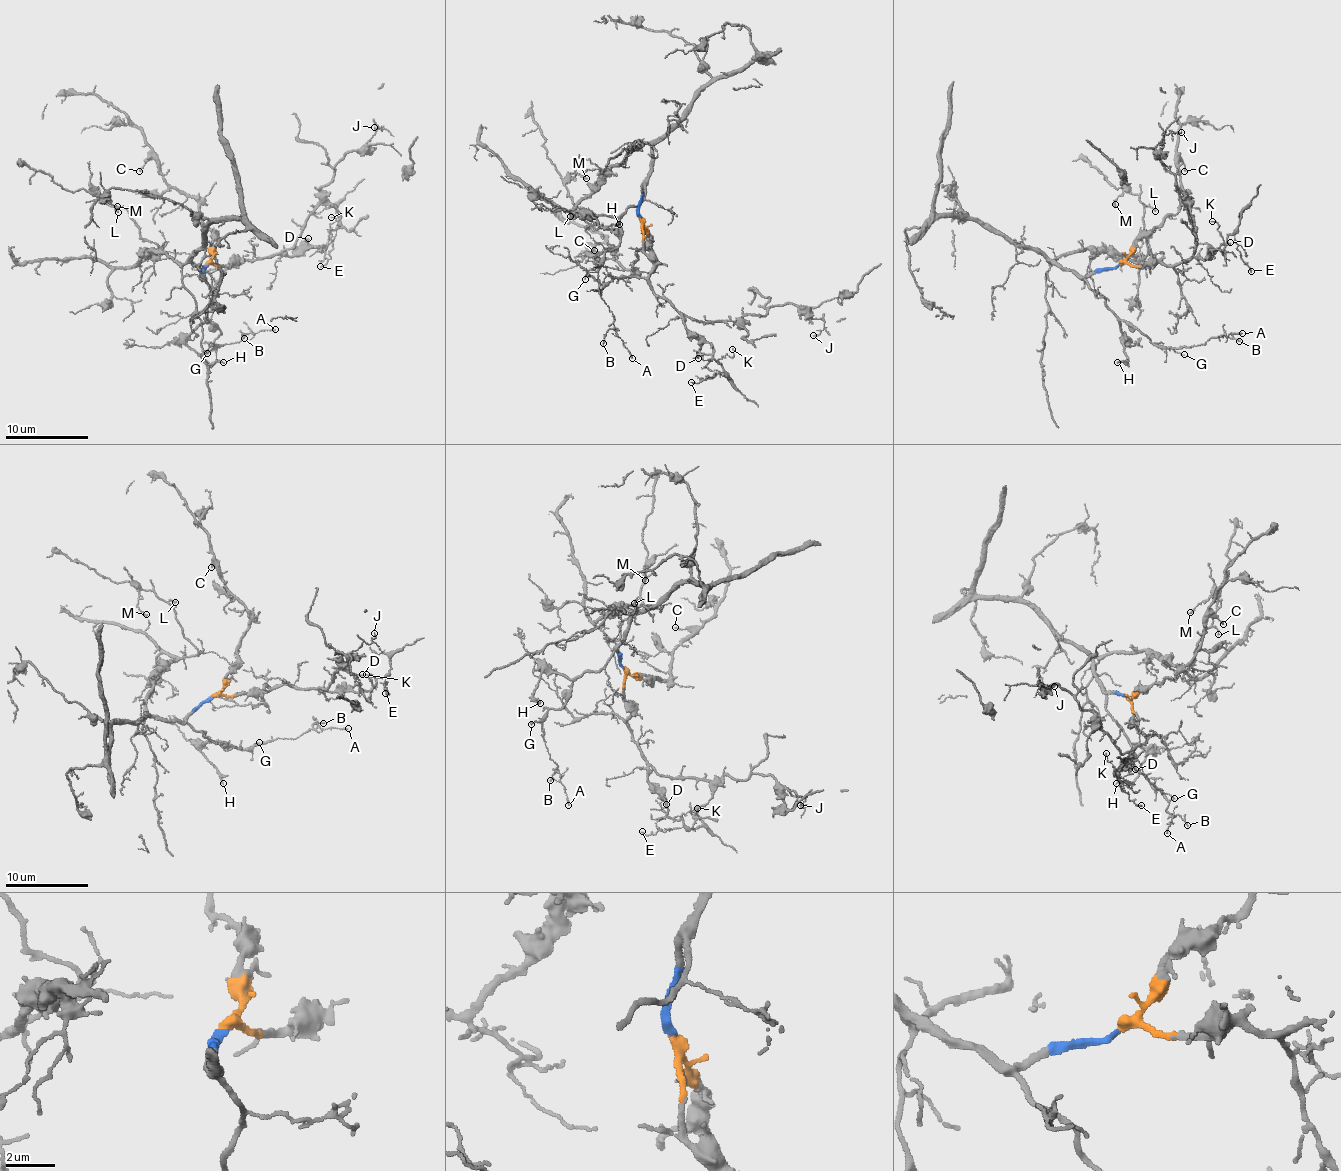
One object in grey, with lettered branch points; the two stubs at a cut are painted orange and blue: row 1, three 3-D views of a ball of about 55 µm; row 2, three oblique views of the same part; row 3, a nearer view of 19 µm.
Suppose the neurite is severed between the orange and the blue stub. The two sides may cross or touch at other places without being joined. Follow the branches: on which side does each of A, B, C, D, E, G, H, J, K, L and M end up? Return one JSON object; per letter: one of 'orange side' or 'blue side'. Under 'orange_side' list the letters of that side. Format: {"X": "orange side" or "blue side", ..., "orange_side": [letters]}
{"A": "blue side", "B": "blue side", "C": "orange side", "D": "orange side", "E": "orange side", "G": "blue side", "H": "blue side", "J": "orange side", "K": "orange side", "L": "blue side", "M": "blue side", "orange_side": ["C", "D", "E", "J", "K"]}

